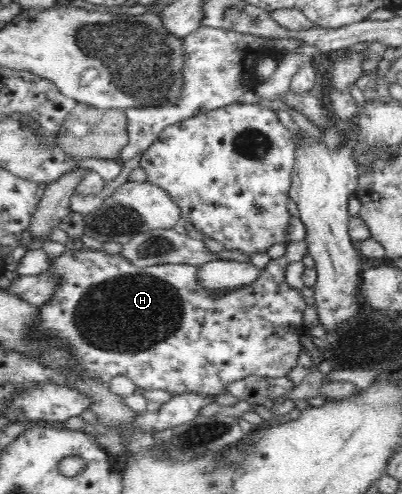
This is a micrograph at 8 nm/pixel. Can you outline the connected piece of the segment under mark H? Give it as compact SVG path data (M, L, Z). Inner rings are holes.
M301 240L298 242L289 242L286 245L285 254L278 259L271 259L264 269L261 269L257 279L241 289L233 291L223 291L223 293L213 293L205 289L198 282L198 269L200 266L179 264L151 265L149 267L135 267L130 261L127 261L120 253L117 255L107 255L104 250L94 250L83 247L80 250L66 250L59 257L51 259L49 272L57 276L57 289L53 293L50 301L45 306L39 306L39 319L35 323L35 331L29 333L29 338L38 340L41 336L51 336L57 342L63 342L67 346L73 357L79 361L79 374L87 378L99 378L101 382L109 382L116 375L125 375L129 377L137 388L144 391L153 391L153 389L163 389L169 391L172 396L179 394L205 394L217 396L226 393L227 386L234 381L242 380L247 376L259 376L280 378L287 374L298 364L299 354L304 348L299 340L299 331L303 329L303 311L309 304L303 297L300 290L293 289L285 282L285 267L291 261L299 261L307 255L307 242Z

